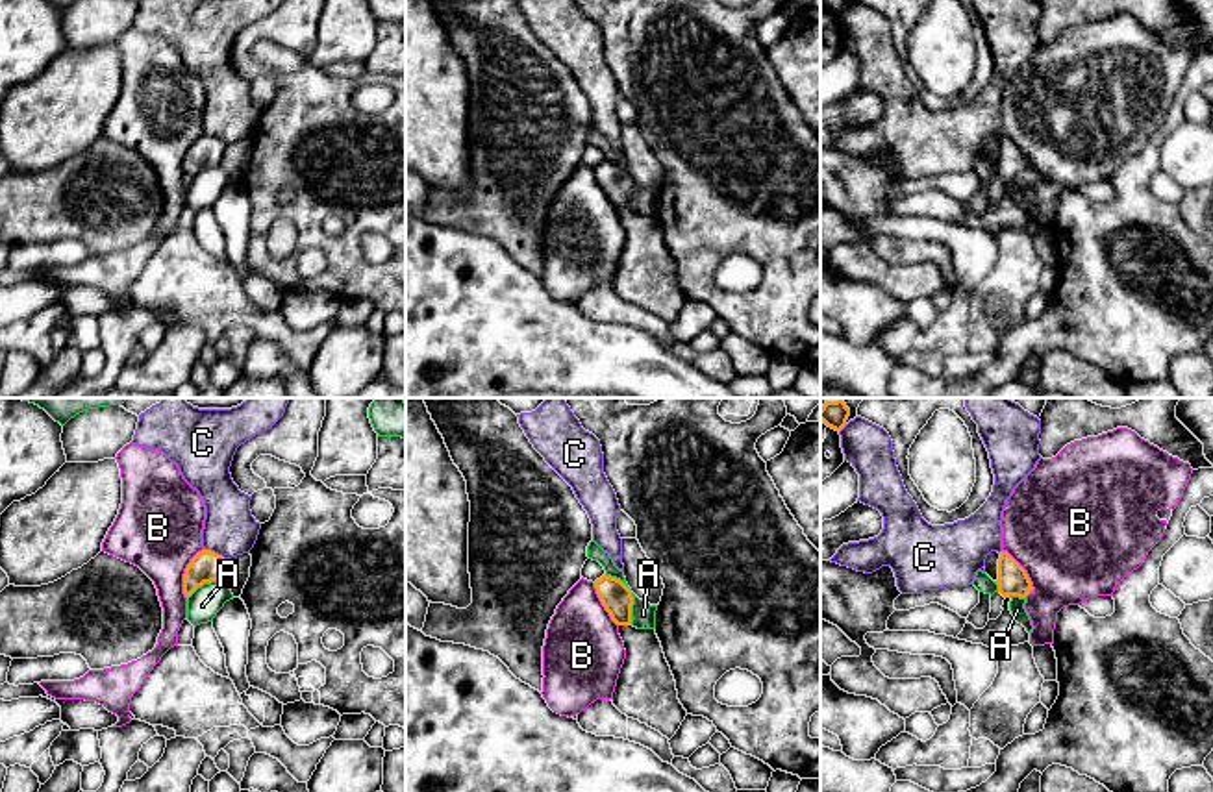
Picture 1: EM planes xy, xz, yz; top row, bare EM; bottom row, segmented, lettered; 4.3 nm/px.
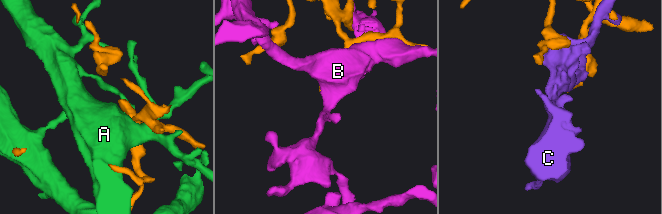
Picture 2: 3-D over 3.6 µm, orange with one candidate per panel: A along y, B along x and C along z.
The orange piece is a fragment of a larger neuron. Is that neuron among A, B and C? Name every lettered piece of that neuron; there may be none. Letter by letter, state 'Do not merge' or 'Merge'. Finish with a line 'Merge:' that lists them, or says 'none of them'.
A: Do not merge
B: Do not merge
C: Do not merge
Merge: none of them

